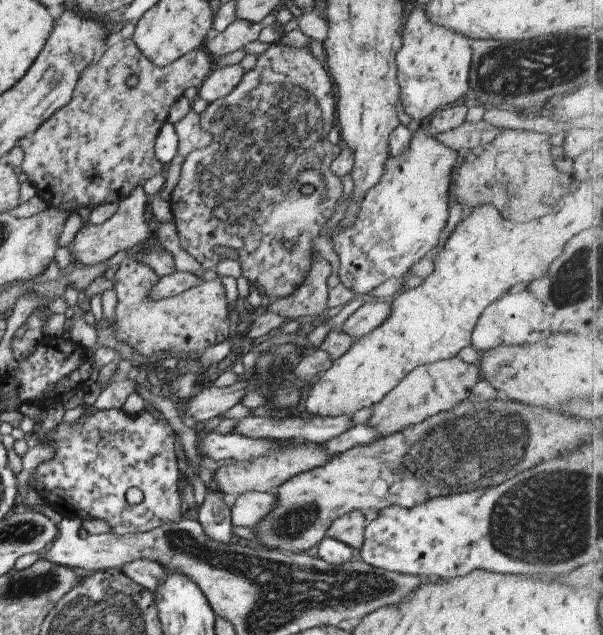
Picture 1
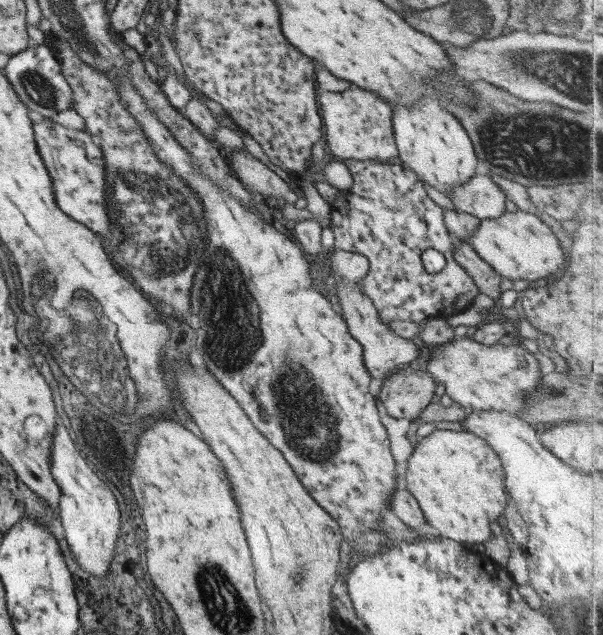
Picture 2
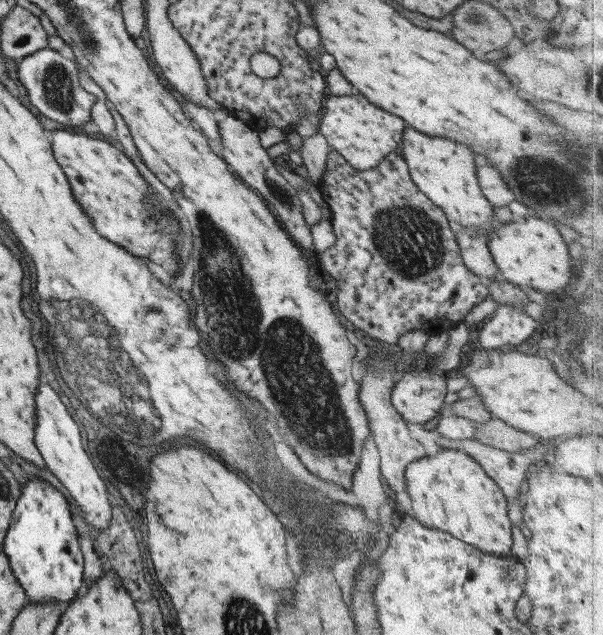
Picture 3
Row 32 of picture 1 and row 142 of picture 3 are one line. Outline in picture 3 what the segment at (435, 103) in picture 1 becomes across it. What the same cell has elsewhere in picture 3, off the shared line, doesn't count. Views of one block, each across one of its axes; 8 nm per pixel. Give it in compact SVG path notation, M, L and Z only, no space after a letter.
M406 128L402 142L402 156L414 184L441 208L452 225L460 225L482 233L489 241L489 232L498 226L494 220L494 206L482 194L477 179L479 159L465 144L444 138L431 137L418 130Z

